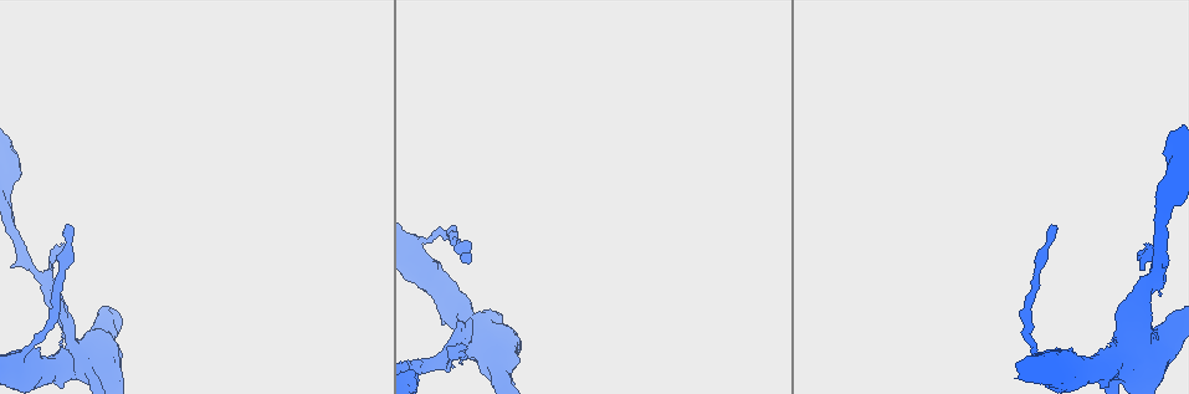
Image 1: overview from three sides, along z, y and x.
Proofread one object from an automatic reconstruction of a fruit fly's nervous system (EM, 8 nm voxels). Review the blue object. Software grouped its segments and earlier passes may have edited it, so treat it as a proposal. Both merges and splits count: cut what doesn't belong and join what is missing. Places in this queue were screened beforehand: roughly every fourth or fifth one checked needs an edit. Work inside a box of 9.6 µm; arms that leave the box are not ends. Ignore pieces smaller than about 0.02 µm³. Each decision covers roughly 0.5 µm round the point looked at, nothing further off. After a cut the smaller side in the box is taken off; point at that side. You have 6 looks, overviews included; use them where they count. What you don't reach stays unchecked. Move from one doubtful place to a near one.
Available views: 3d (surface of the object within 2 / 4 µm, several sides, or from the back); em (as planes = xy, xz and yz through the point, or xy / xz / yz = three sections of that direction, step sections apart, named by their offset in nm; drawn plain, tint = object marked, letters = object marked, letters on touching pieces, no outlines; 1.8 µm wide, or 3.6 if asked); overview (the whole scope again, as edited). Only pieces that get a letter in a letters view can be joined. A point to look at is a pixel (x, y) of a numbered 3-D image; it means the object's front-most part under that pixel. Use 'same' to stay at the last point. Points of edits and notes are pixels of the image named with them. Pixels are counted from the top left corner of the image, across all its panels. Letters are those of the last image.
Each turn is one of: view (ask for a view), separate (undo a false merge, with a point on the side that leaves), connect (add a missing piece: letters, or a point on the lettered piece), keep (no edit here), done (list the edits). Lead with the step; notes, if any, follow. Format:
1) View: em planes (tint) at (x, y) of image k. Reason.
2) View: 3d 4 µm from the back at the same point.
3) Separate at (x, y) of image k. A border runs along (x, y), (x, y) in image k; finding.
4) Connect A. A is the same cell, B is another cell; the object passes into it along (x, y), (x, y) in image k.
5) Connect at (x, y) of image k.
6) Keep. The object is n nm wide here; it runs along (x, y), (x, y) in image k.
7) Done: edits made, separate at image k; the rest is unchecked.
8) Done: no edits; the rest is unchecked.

View: 3d 2 µm at (470, 262) of image 1. Branch stops here.

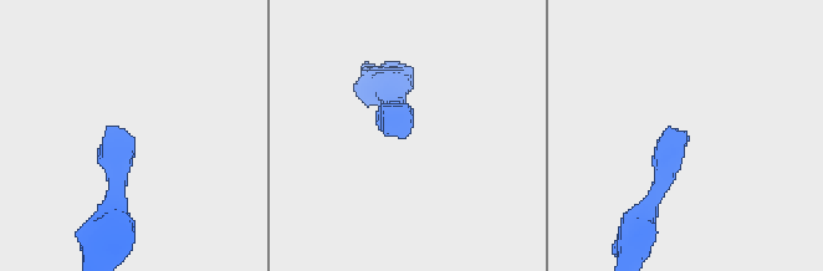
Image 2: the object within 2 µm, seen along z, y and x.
View: em 3.6 µm xz step 16 (tint) at (678, 133) of image 2. Need the tissue.

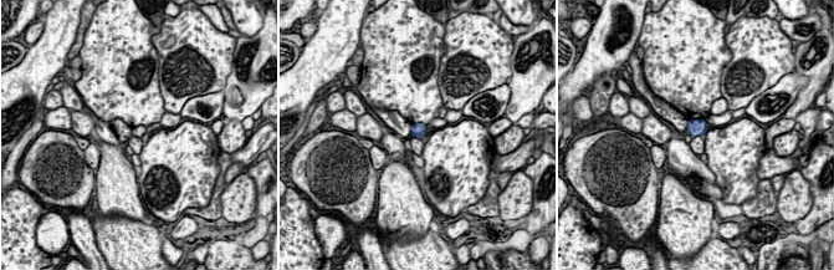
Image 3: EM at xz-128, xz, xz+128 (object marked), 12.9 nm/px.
View: em 3.6 µm planes (letters) at the same point. Cut it another way.

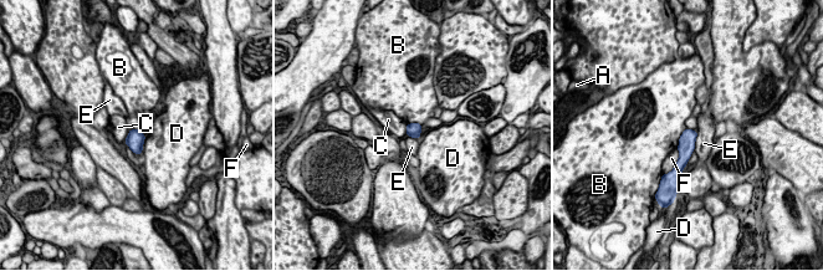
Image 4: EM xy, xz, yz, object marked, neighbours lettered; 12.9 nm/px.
Keep. The object is 190 nm wide here; A, B, C, D, E and F are other cells; a border runs along (696, 131), (695, 148), (693, 151) in image 4; none of them fits.

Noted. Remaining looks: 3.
View: 3d 4 µm at (85, 358) of image 1. Sudden change in width.

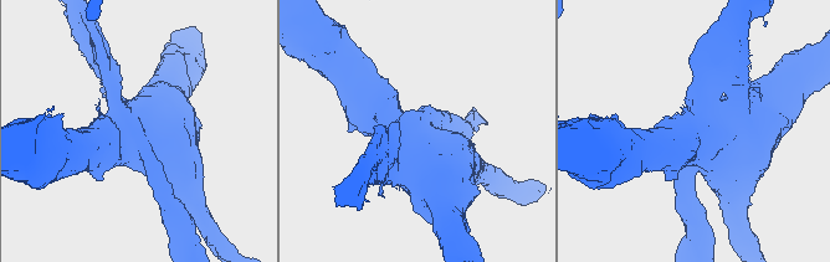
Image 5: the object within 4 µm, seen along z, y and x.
View: em 3.6 µm planes (plain) at (136, 133) of image 5. Shape alone is not enough.

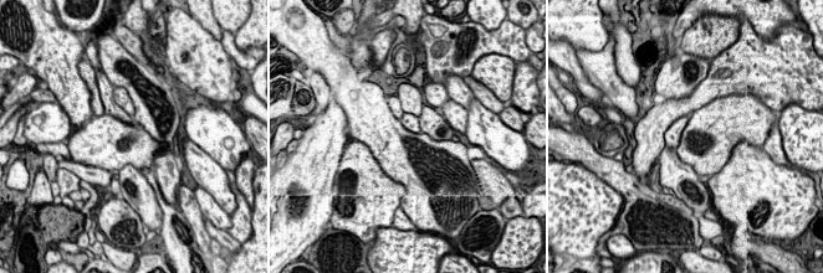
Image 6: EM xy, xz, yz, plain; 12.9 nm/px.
View: em 3.6 µm planes (letters) at the same point.

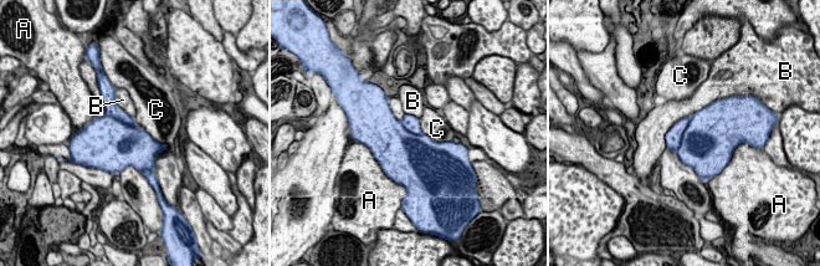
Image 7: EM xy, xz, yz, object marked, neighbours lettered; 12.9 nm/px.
Separate at (674, 137) of image 7. A, B and C are other cells; two neurons meet here.

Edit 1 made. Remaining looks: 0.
Done: edits made, separate at image 7; the rest is unchecked.

